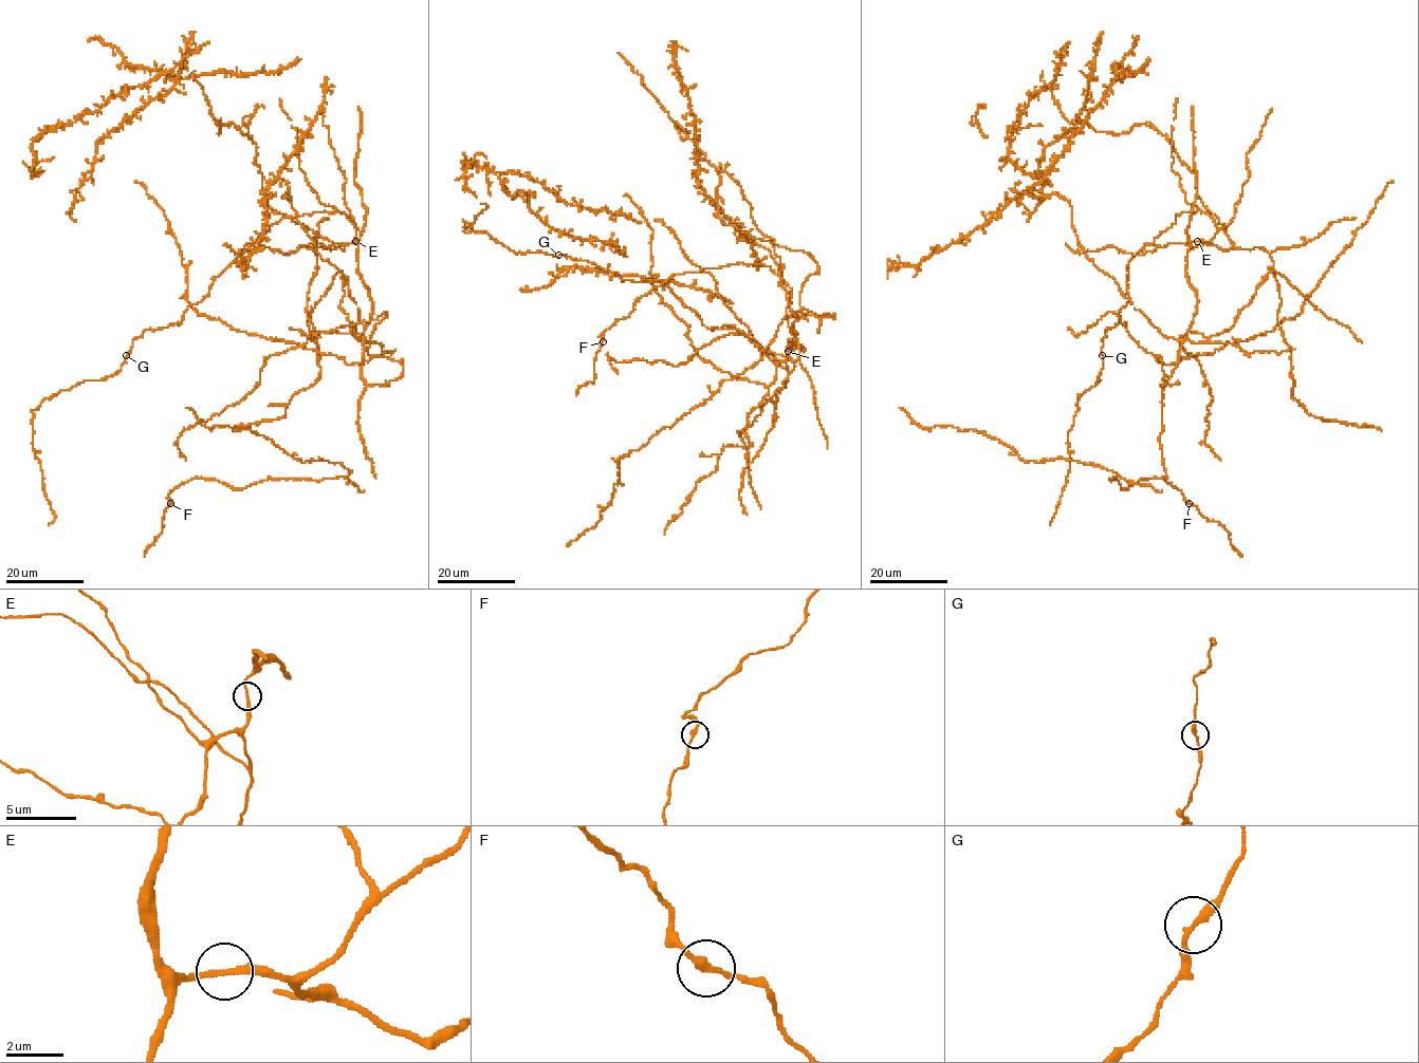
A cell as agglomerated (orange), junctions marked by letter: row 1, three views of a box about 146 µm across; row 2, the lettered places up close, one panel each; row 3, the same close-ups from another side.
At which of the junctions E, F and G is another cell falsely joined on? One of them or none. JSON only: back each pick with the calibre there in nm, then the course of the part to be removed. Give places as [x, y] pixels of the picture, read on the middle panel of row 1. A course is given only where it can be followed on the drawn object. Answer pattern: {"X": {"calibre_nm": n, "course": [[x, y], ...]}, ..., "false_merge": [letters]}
{"false_merge": []}

